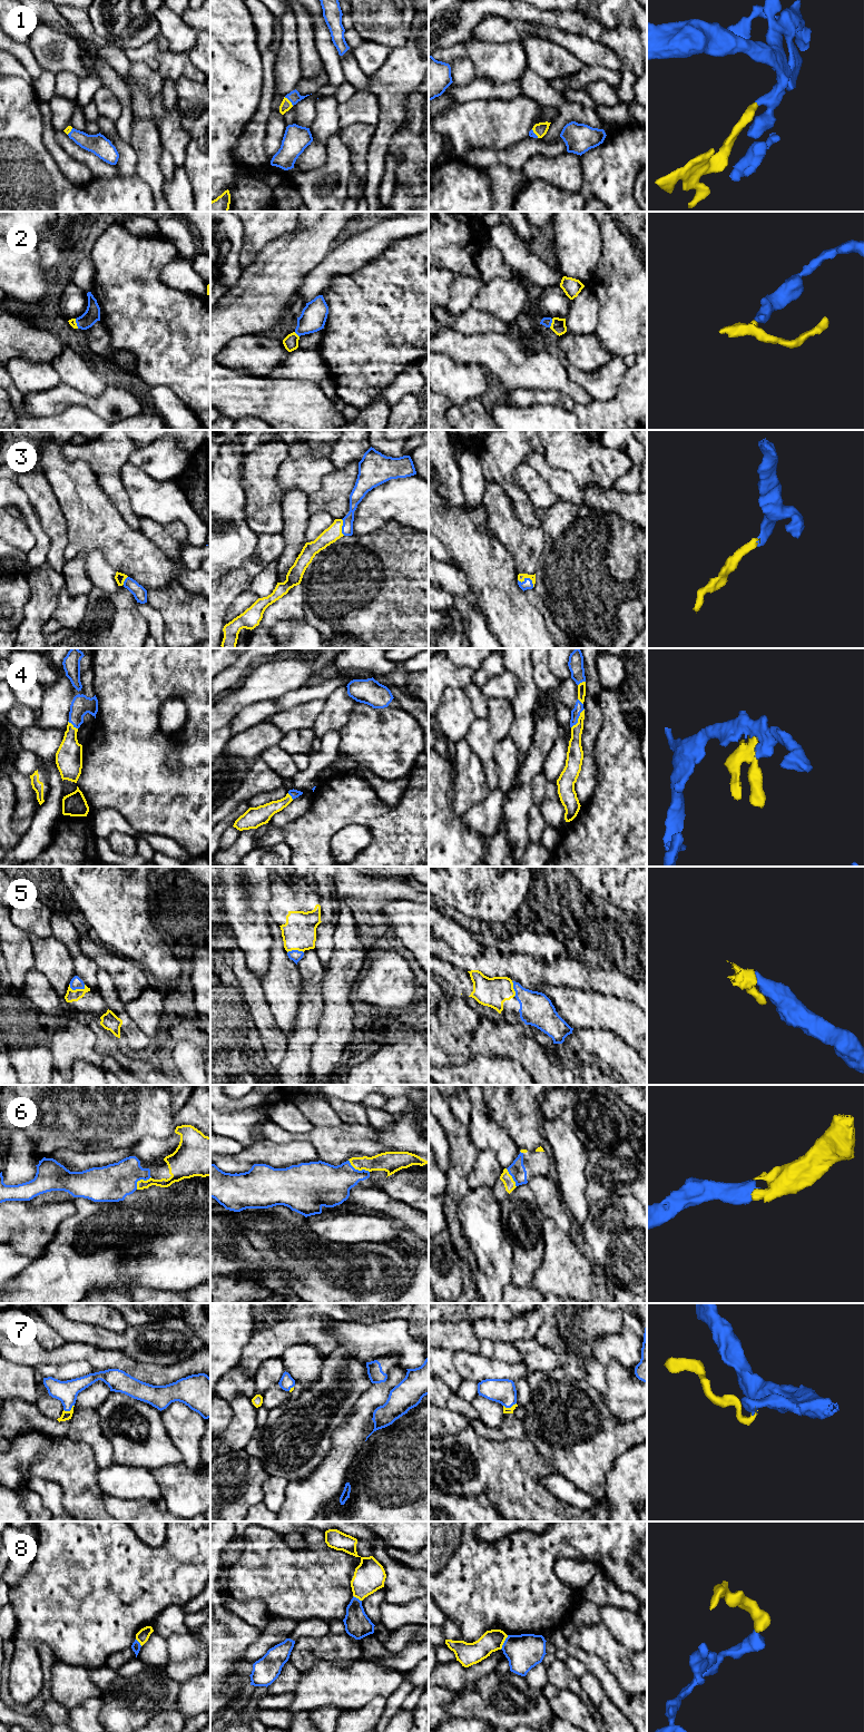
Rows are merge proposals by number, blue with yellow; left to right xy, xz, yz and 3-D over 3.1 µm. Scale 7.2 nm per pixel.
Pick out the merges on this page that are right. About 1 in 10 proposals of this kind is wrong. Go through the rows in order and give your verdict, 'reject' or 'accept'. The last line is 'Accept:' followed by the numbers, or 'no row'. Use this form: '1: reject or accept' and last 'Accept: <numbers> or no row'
1: accept
2: accept
3: accept
4: accept
5: accept
6: accept
7: accept
8: reject
Accept: 1, 2, 3, 4, 5, 6, 7

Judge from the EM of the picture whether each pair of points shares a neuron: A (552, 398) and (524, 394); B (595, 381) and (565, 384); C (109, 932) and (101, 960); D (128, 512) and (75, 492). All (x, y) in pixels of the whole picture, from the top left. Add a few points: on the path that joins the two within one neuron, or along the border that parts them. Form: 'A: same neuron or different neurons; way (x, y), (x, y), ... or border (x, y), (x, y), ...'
A: same neuron; way (546, 398), (531, 397)
B: different neurons; border (565, 367), (568, 378), (594, 399)
C: different neurons; border (86, 930), (109, 950), (129, 959)
D: different neurons; border (100, 487), (116, 507), (120, 517), (133, 528)

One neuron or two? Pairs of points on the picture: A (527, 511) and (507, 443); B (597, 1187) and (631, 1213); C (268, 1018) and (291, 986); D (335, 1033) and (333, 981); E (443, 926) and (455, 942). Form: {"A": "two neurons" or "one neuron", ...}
{"A": "one neuron", "B": "two neurons", "C": "two neurons", "D": "one neuron", "E": "one neuron"}

